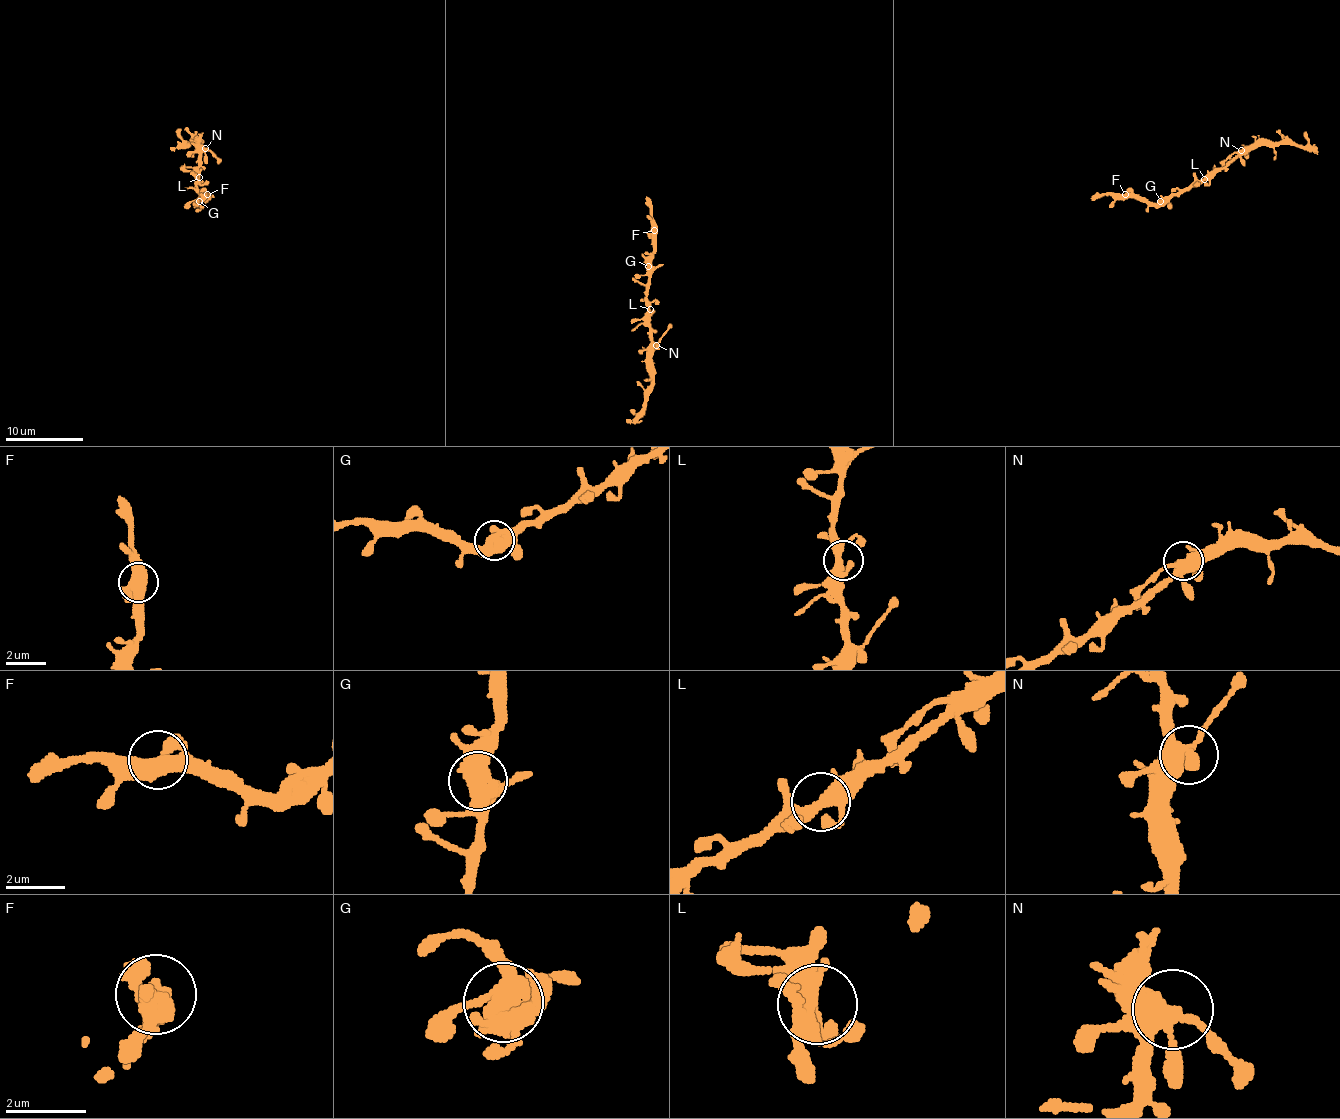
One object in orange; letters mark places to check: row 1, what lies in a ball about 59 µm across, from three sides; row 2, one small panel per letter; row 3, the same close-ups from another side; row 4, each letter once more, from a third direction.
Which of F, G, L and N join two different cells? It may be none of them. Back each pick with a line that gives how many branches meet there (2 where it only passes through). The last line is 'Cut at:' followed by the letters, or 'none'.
Cut at: none

